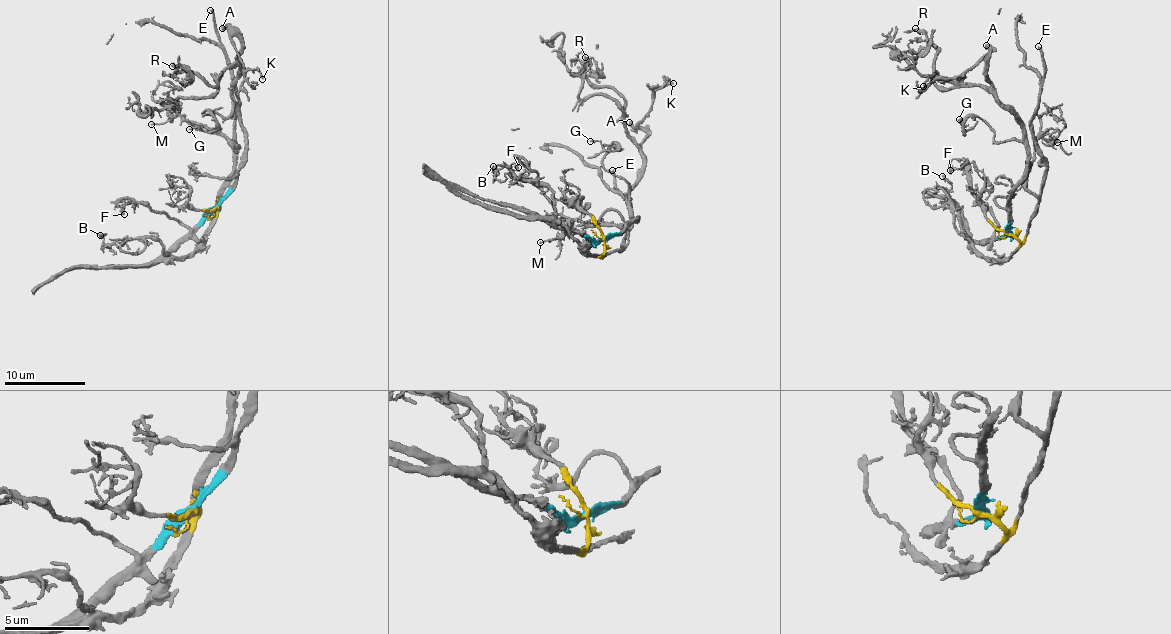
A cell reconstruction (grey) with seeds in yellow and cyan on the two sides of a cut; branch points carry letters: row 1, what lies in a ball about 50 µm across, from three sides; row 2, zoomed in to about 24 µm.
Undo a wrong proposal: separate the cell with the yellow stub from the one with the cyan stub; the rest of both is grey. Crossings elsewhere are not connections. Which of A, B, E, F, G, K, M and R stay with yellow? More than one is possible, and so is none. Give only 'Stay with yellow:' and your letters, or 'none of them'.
Stay with yellow: B, E, M

